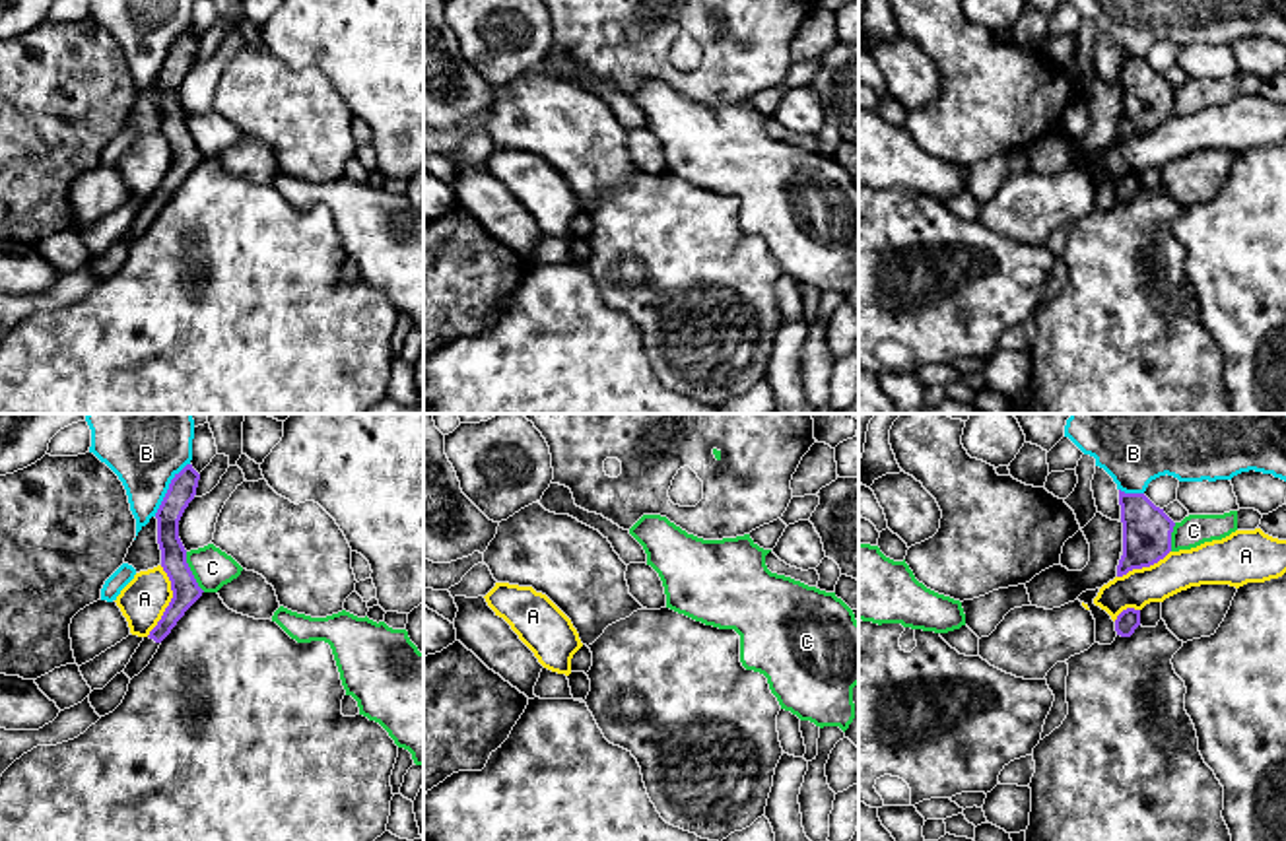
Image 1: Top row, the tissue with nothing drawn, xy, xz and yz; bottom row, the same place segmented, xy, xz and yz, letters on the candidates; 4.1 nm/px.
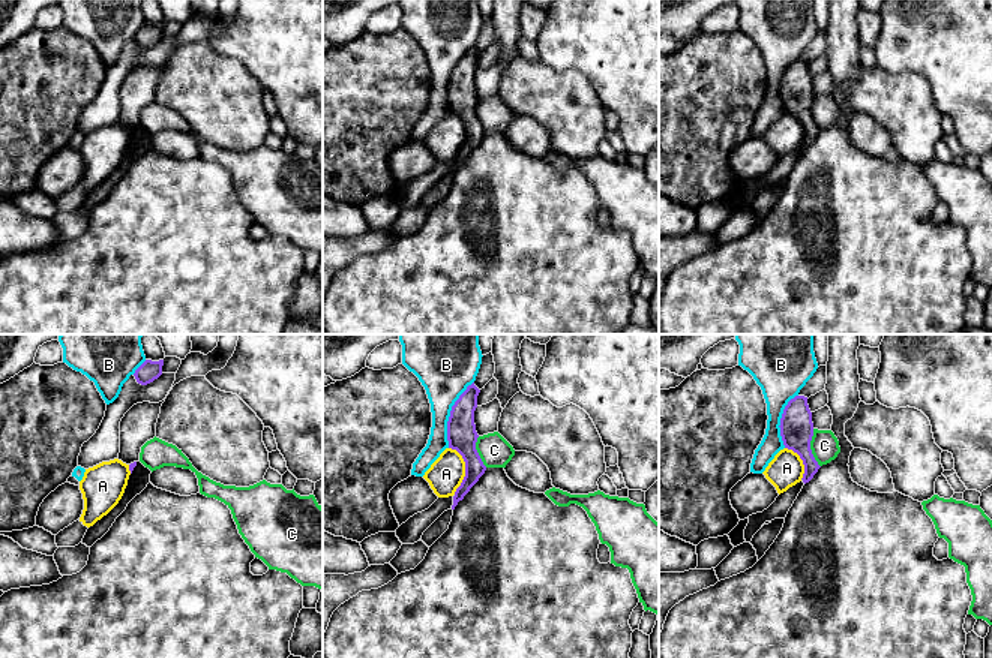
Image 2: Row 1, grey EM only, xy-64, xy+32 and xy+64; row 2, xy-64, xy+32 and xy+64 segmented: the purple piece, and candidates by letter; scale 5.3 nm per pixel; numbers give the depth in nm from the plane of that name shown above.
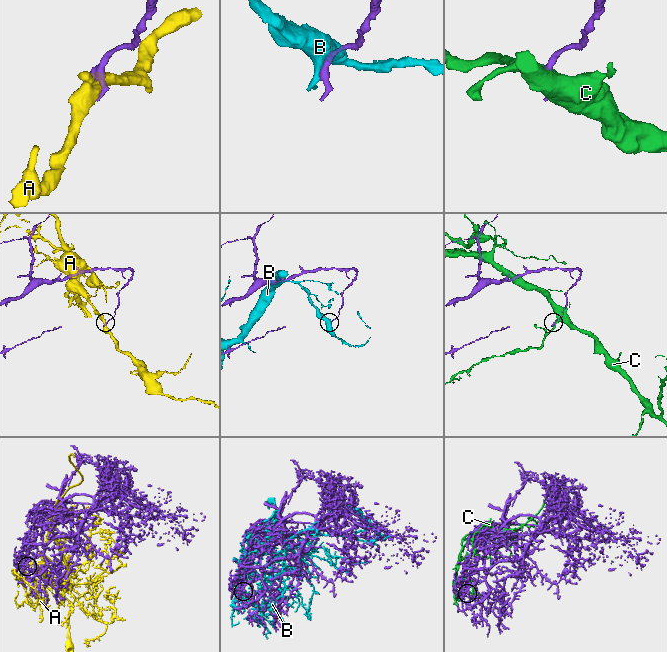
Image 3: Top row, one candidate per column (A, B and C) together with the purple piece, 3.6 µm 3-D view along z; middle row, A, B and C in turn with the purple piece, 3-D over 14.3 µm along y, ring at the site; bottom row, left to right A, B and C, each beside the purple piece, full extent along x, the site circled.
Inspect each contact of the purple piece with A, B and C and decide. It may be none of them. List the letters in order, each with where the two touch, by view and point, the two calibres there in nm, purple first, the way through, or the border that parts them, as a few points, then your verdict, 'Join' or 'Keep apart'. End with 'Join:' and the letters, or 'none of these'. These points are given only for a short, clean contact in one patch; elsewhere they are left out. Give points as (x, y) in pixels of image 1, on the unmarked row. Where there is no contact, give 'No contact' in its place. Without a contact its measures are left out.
A: Touches purple at xy (171, 166). Thickness 110 nm (purple) against 190 nm. Boundary: xy (162, 131), (169, 146), (171, 166), (146, 201). Keep apart
B: Touches purple at xy (168, 55). Thickness 110 nm (purple) against 240 nm. Keep apart
C: Touches purple at xy (191, 136). Thickness 110 nm (purple) against 160 nm. Boundary: xy (185, 117), (185, 127), (204, 156). Keep apart
Join: none of these

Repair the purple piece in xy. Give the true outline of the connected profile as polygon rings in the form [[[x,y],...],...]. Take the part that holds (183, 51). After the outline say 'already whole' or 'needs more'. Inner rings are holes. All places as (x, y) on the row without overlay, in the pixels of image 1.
[[[186,29],[171,45],[169,54],[155,78],[161,132],[171,146],[173,163],[157,190],[148,202],[144,202],[130,227],[122,235],[130,245],[150,229],[161,206],[204,157],[186,128],[186,115],[179,103],[179,85],[196,60],[198,45],[200,39],[192,33],[192,29]]]; needs more

